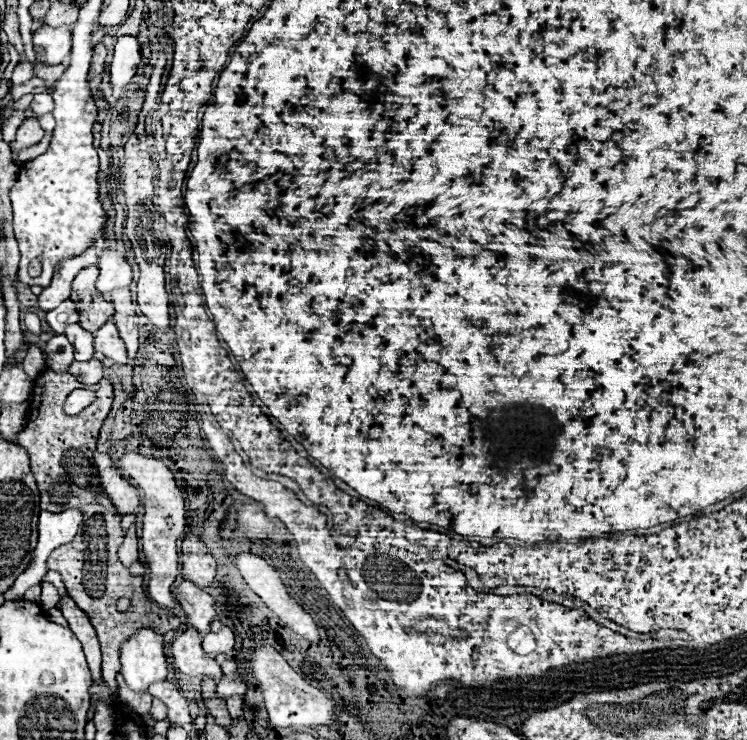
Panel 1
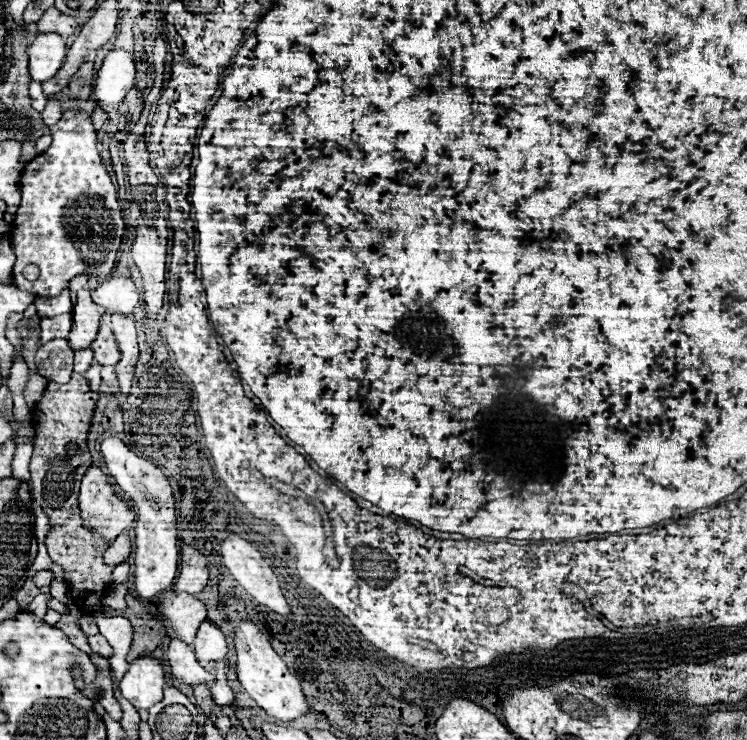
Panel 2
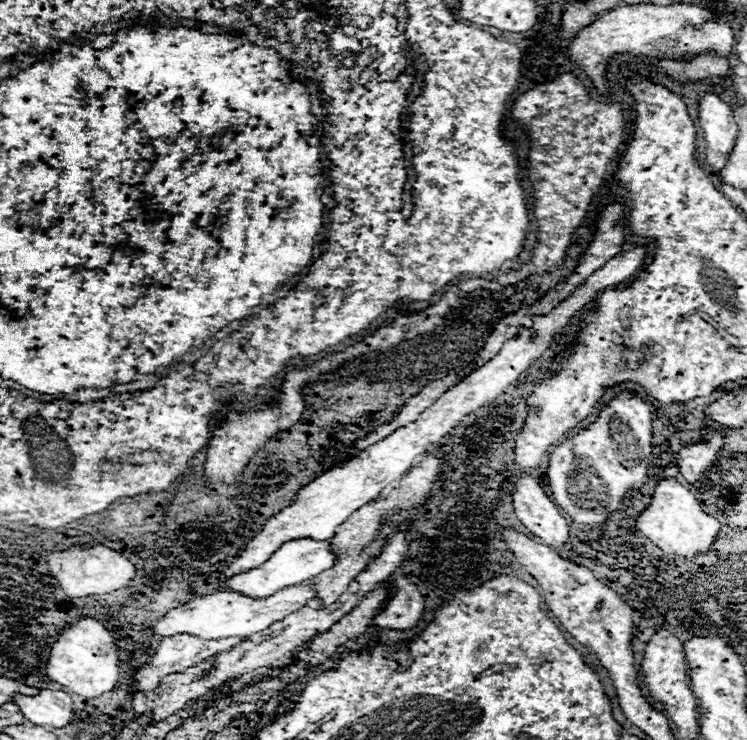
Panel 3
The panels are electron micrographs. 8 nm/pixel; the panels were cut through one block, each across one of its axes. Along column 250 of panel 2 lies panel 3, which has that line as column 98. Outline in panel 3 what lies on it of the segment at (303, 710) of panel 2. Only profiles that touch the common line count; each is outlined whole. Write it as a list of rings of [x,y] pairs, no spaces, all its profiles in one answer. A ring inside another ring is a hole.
[[[94,618],[78,620],[62,630],[58,642],[52,644],[46,674],[50,680],[64,686],[66,692],[78,694],[84,698],[98,698],[104,692],[112,692],[120,680],[120,658],[118,648],[110,632],[96,622]]]

